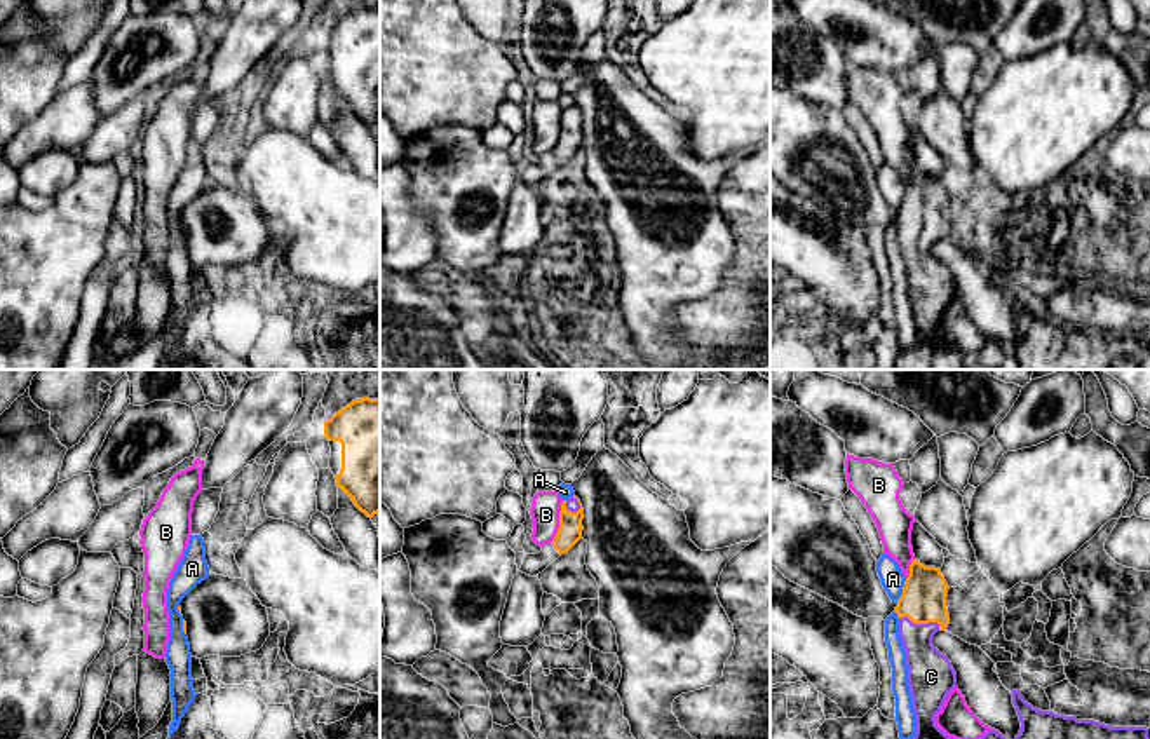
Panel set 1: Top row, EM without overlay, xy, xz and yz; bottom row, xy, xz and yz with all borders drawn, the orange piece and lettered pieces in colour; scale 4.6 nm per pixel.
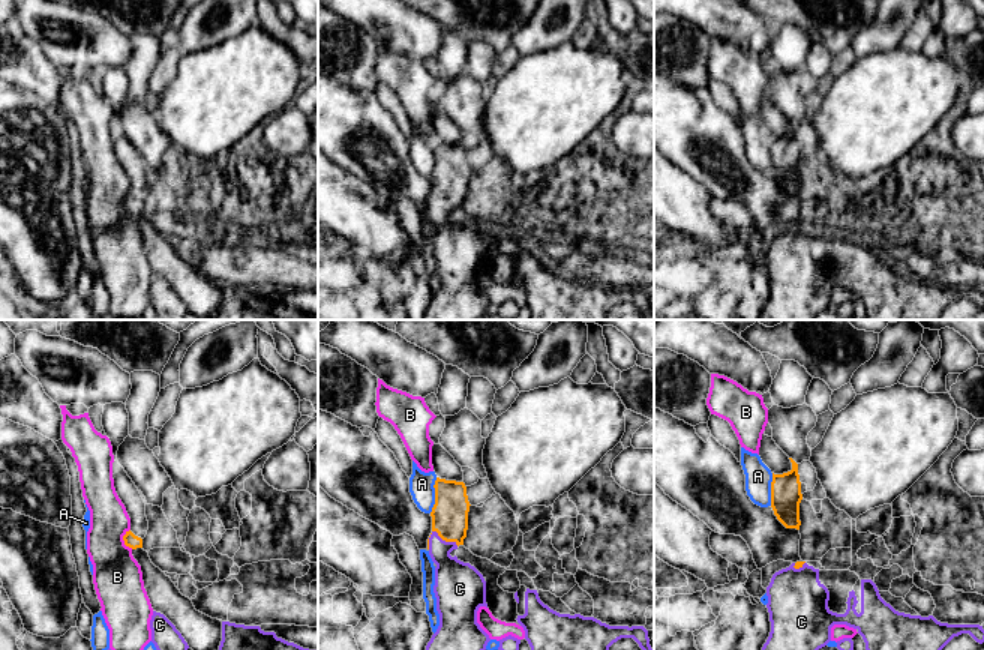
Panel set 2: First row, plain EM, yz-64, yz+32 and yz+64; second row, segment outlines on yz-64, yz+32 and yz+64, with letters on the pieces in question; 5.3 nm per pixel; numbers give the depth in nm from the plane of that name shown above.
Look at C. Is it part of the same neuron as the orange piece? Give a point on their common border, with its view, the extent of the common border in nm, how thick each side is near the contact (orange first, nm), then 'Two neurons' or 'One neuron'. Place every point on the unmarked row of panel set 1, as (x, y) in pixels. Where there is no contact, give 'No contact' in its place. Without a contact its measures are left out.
Touches orange at yz (922, 232). Shared border 200 nm. Thickness 200 nm (orange) against 220 nm. One neuron

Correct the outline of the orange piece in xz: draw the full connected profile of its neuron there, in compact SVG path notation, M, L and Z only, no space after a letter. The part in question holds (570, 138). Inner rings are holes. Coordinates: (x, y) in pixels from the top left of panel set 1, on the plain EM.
M573 105L563 110L559 122L559 138L551 152L559 164L568 162L582 148L584 119L580 110Z

